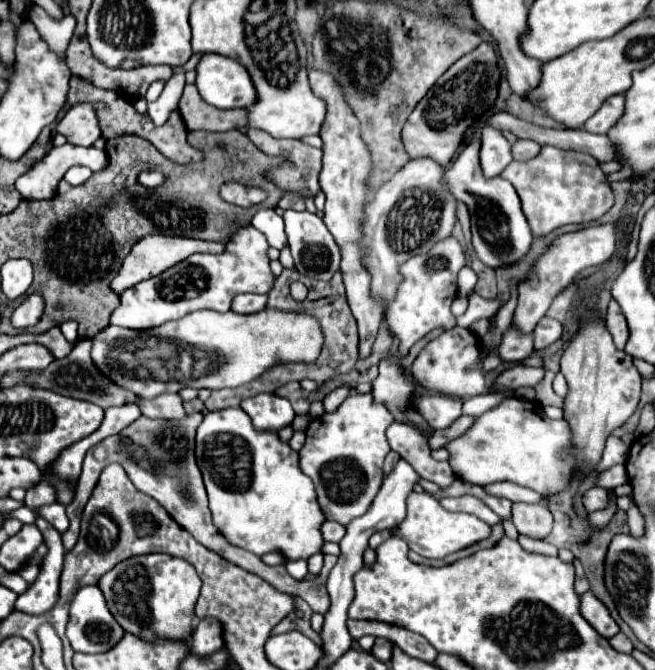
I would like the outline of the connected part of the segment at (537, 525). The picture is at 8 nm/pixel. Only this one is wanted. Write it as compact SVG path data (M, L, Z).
M514 504L512 522L518 534L542 540L552 532L552 514L544 504Z

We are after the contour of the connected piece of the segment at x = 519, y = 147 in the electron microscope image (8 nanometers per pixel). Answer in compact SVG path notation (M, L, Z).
M516 140L516 144L512 144L514 160L530 160L538 152L540 152L540 144L536 144L534 140Z

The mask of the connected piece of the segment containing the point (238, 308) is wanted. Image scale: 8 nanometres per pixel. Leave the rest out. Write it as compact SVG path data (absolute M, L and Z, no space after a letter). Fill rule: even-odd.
M240 294L232 302L232 310L238 314L254 314L266 308L266 294Z

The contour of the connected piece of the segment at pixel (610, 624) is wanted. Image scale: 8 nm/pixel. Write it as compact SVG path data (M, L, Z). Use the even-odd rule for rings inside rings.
M586 592L582 596L582 606L580 606L582 616L588 620L588 624L604 638L612 638L614 634L620 632L620 626L614 622L614 618L610 616L608 608L604 606L604 602L600 602L592 592Z

